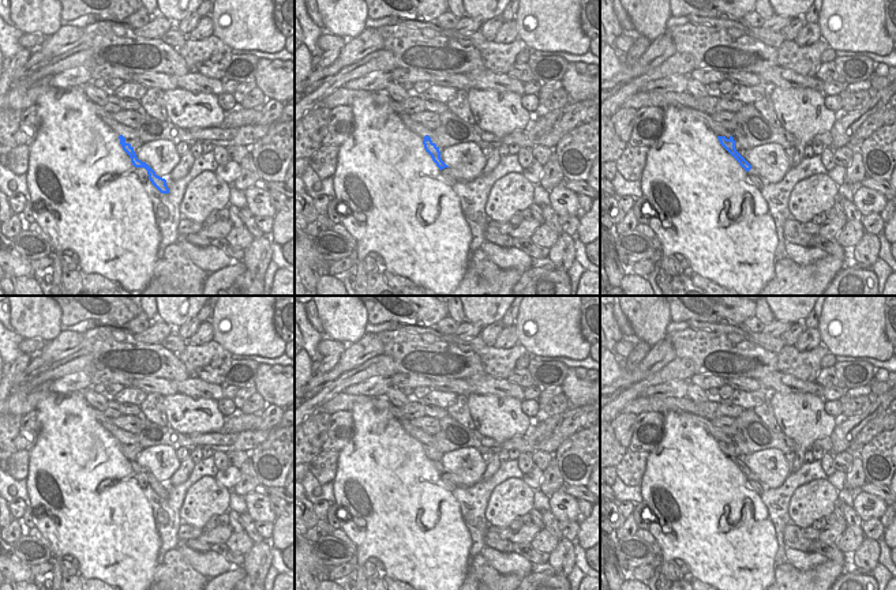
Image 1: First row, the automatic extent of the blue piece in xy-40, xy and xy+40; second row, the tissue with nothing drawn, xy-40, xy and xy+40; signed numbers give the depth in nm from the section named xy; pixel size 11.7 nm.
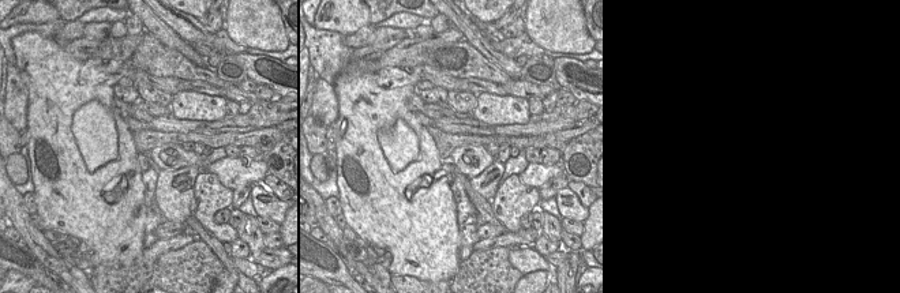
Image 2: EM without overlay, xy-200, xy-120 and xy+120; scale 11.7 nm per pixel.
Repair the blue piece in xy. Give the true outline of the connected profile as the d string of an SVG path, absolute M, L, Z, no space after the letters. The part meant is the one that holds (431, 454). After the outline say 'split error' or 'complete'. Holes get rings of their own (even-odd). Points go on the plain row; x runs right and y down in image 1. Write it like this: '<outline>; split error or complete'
M428 440L424 441L423 450L425 456L431 461L432 466L439 473L439 476L449 473L440 463L439 452L431 446Z; complete

